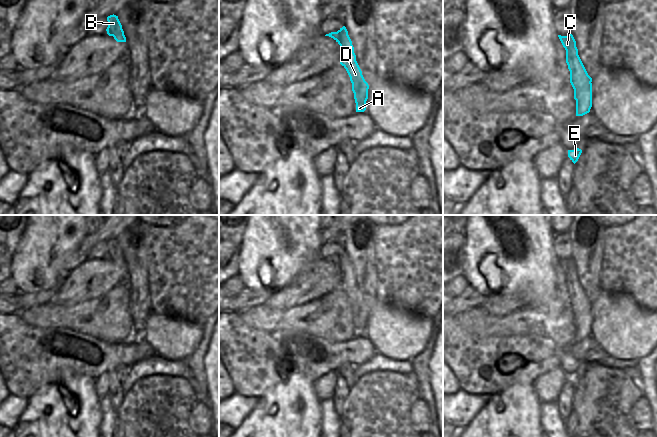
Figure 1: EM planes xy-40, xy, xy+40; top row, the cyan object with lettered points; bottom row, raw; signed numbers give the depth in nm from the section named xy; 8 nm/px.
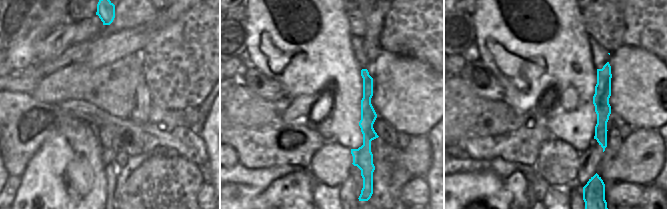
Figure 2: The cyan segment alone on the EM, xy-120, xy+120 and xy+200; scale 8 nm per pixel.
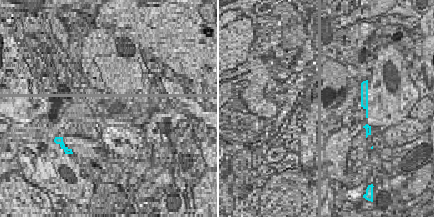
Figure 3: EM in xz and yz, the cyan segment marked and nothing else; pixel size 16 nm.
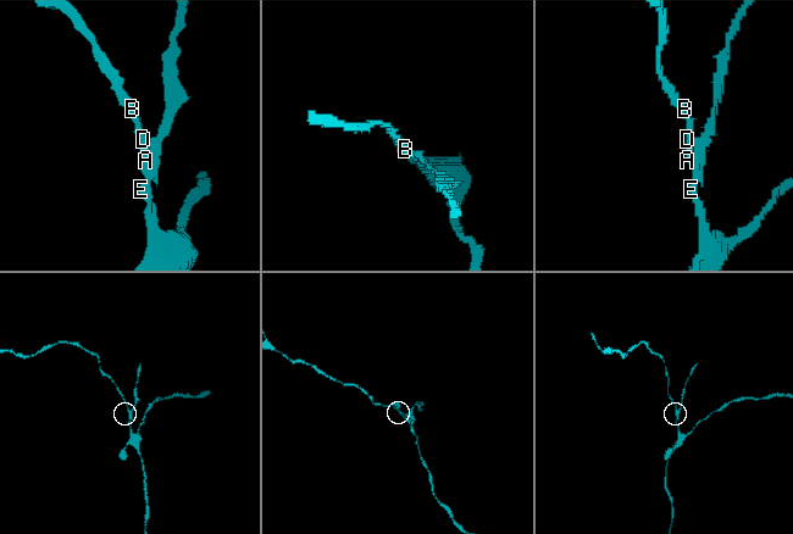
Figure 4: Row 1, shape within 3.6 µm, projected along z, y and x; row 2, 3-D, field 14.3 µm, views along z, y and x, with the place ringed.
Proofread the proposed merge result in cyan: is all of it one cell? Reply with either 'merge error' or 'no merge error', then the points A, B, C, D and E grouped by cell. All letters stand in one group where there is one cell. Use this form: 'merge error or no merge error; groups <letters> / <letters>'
merge error; groups A / B C D E

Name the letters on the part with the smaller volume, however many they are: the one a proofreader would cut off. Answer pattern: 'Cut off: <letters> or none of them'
Cut off: A

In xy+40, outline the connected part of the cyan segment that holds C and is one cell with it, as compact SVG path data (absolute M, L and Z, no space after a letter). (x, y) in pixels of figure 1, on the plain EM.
M572 258L567 260L558 259L563 271L566 274L566 287L570 295L570 307L574 313L574 323L580 323L580 313L592 306L588 299L576 271L576 265Z

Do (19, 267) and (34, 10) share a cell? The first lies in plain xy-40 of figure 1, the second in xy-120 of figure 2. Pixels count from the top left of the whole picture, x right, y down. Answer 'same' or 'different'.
different

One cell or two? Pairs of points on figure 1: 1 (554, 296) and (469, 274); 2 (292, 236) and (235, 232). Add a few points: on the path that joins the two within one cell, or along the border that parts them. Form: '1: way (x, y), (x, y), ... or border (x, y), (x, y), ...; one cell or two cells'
1: way (531, 273), (496, 249), (484, 251); one cell
2: border (246, 225), (243, 231), (242, 242), (239, 245); two cells

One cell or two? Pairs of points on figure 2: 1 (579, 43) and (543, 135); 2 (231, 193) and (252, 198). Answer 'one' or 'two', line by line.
1: two
2: one

